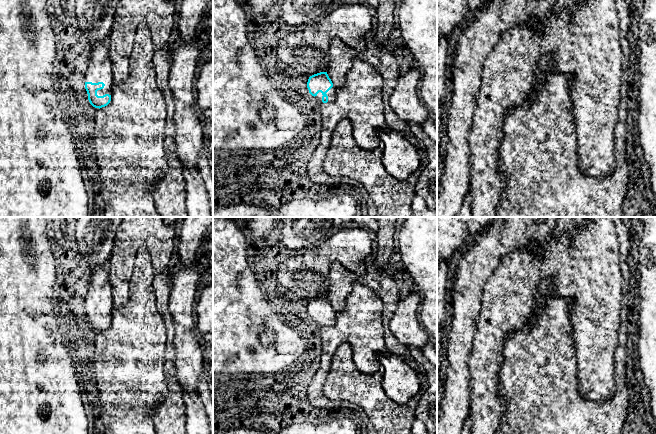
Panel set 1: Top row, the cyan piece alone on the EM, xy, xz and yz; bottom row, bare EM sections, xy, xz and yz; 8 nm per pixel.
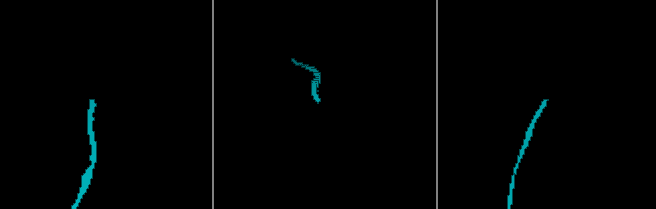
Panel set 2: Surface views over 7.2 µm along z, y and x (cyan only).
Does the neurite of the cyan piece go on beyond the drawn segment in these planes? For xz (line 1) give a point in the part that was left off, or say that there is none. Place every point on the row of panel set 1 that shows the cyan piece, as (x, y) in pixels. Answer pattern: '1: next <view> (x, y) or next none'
1: next xz (331, 94)

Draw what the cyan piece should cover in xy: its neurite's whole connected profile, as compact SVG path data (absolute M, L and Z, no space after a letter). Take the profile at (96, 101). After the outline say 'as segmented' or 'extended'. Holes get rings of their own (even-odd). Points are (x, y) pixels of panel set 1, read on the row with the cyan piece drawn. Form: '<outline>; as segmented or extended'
M104 38L91 50L85 74L85 89L90 104L99 109L107 106L111 101L112 86L113 74L109 44Z; extended

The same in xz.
M320 72L310 76L307 88L309 93L321 104L331 103L336 99L336 88L327 72Z; extended

